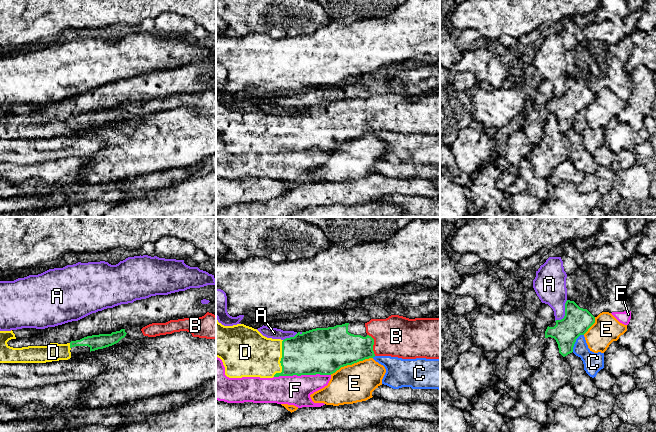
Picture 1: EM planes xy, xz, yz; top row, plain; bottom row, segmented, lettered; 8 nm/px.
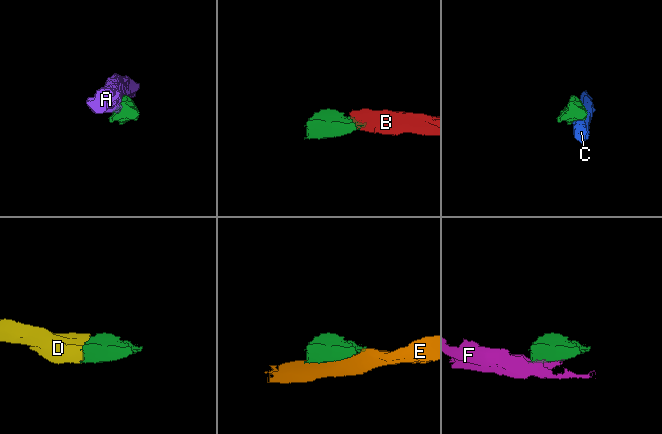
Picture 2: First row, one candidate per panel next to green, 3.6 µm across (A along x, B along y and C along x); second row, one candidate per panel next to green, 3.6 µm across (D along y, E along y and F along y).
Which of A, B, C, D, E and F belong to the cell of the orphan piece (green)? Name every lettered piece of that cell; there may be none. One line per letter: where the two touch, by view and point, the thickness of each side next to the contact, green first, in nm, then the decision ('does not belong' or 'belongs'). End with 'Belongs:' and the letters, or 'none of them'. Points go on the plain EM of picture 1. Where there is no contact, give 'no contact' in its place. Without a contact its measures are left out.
A: meets green in yz at (565, 89); 220 nm thick on the green side, 260 nm on the other; does not belong
B: meets green in xz at (373, 120); 280 nm thick on the green side, 340 nm on the other; belongs
C: meets green in yz at (575, 117); 220 nm thick on the green side, 160 nm on the other; does not belong
D: meets green in xz at (281, 136); 340 nm thick on the green side, 360 nm on the other; belongs
E: meets green in xz at (351, 140); 380 nm thick on the green side, 300 nm on the other; does not belong
F: meets green in xz at (302, 150); 380 nm thick on the green side, 240 nm on the other; does not belong
Belongs: B, D

